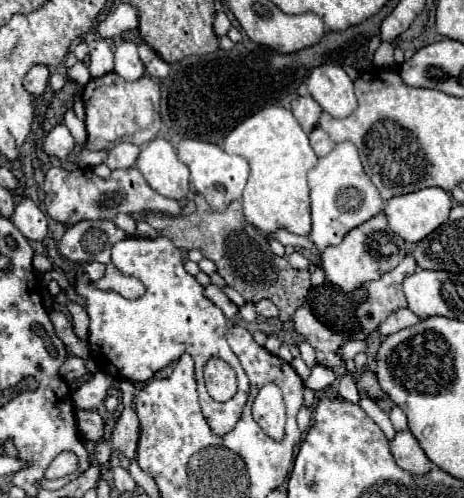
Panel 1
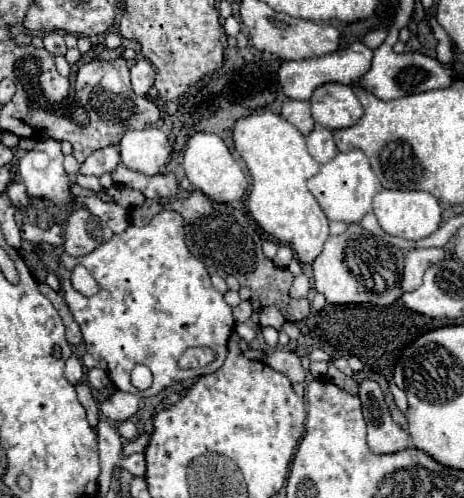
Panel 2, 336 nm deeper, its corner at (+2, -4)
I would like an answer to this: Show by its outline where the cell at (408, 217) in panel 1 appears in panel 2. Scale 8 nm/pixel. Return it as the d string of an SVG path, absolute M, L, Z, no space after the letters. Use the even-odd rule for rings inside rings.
M382 190L374 196L374 214L378 218L378 224L382 230L390 236L400 236L406 240L422 240L434 234L442 220L440 204L430 192L404 192L404 190Z

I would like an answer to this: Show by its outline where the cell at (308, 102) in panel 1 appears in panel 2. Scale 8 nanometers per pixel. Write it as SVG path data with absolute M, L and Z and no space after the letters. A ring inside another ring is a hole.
M286 100L282 104L282 116L292 122L304 136L308 136L314 128L314 120L310 116L310 104L306 100Z

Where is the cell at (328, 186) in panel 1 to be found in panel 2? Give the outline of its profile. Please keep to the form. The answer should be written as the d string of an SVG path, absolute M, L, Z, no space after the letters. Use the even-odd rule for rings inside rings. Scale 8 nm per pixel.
M362 150L338 152L330 162L320 166L320 172L308 180L308 190L318 200L328 220L354 224L372 212L372 198L382 190L382 184L374 176L370 162Z

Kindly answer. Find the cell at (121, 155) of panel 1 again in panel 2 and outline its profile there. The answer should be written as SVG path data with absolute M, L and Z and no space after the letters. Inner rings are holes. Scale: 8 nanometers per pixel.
M106 146L96 152L92 152L86 162L80 168L80 174L84 176L102 176L106 172L112 172L120 162L118 146Z

